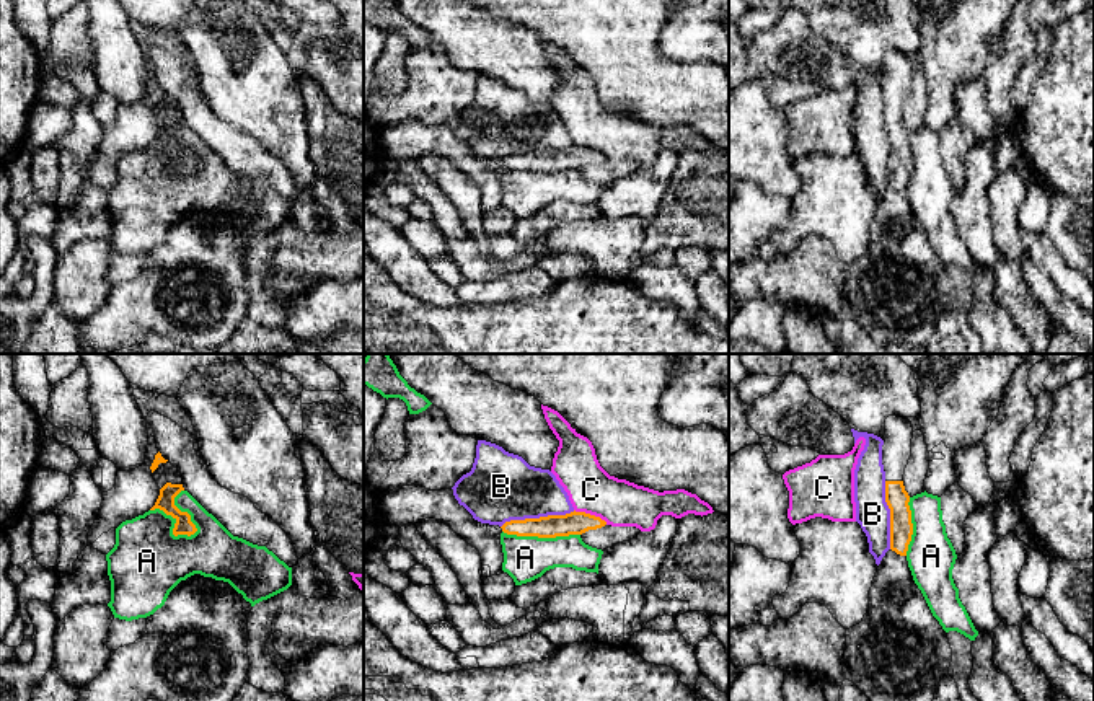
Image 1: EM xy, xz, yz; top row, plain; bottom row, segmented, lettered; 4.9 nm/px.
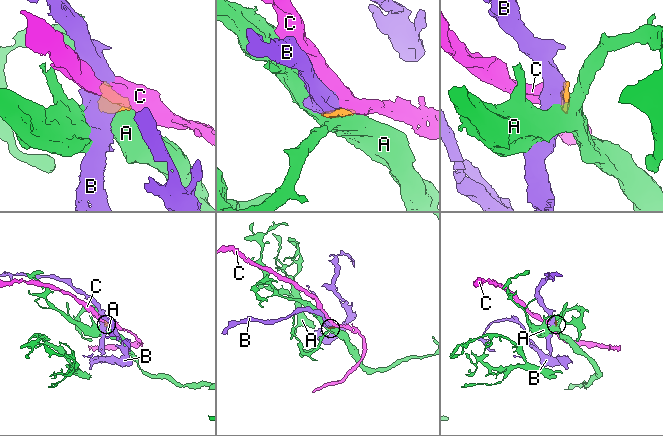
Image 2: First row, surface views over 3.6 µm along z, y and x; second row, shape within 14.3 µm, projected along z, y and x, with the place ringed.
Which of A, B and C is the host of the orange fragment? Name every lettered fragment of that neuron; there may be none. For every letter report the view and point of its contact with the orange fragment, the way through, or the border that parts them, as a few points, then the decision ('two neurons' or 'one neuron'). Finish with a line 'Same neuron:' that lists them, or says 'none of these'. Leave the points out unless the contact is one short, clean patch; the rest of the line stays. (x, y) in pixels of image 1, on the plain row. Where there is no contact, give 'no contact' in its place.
A: xy (175, 162) | two neurons
B: xz (537, 154) | two neurons
C: xz (589, 149) | along xz (574, 144), (594, 149), (607, 158) | two neurons
Same neuron: none of these

